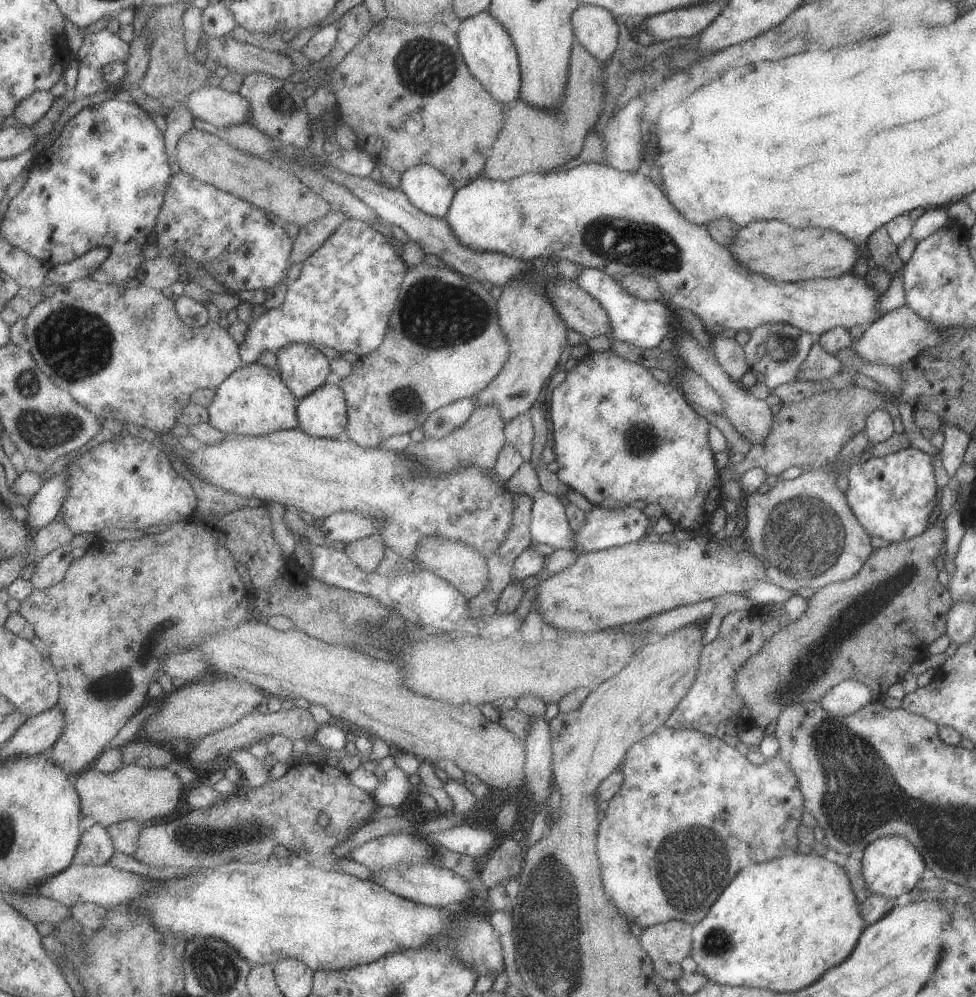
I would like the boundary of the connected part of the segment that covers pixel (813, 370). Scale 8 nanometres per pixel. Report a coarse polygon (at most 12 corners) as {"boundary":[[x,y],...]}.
{"boundary":[[815,342],[794,381],[817,381],[844,370]]}

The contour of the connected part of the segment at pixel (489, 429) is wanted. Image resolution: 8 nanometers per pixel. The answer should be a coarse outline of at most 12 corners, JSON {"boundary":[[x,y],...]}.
{"boundary":[[496,405],[450,436],[409,444],[407,455],[447,473],[497,465],[508,443]]}

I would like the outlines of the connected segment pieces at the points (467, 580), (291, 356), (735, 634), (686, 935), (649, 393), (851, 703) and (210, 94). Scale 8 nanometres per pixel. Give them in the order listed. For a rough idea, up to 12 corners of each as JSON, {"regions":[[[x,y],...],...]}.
{"regions":[[[428,537],[417,562],[469,600],[490,584],[488,558]],[[309,344],[278,353],[279,372],[303,400],[327,384],[329,358]],[[807,599],[725,614],[663,726],[728,746],[755,725],[733,678]],[[669,920],[642,930],[657,978],[677,981],[692,926]],[[610,350],[553,390],[556,476],[592,506],[721,506],[710,426]],[[843,680],[819,701],[835,717],[873,702],[868,686]],[[221,86],[196,91],[187,106],[216,128],[245,125],[251,102]]]}

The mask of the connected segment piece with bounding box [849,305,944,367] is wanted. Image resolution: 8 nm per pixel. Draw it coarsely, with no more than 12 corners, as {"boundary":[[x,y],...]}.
{"boundary":[[903,305],[864,328],[849,349],[899,367],[937,347],[944,328]]}

